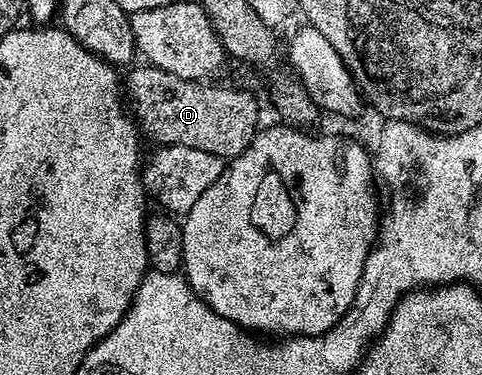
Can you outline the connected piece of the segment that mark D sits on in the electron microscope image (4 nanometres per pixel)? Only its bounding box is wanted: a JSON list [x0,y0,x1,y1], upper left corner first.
[123,63,261,159]

